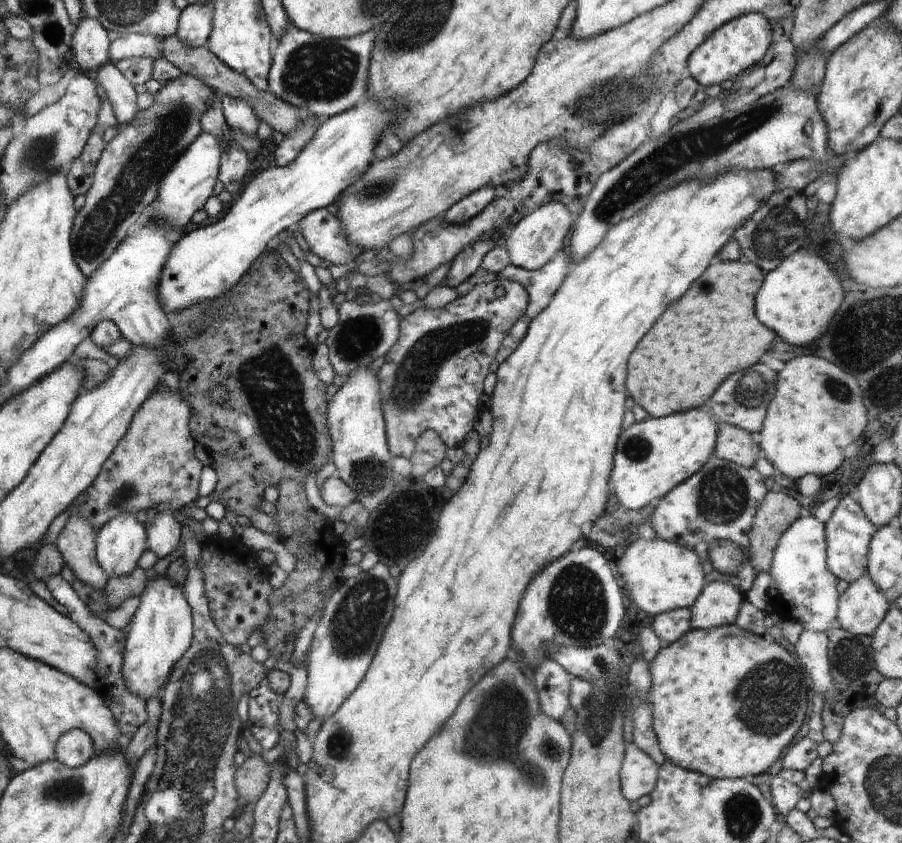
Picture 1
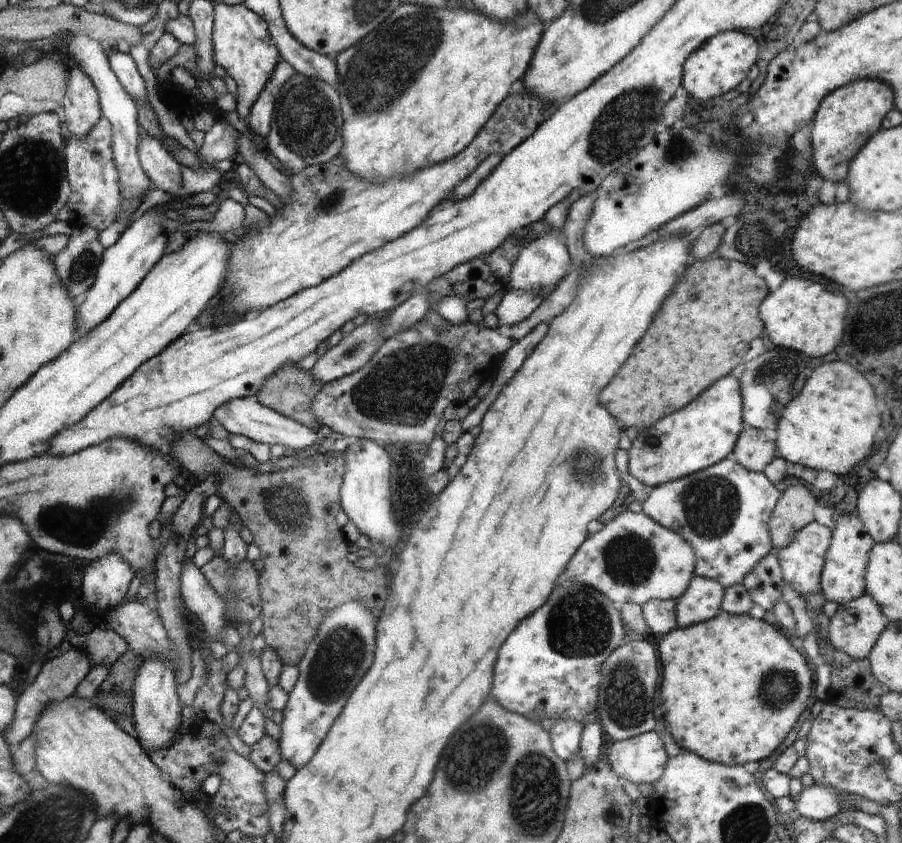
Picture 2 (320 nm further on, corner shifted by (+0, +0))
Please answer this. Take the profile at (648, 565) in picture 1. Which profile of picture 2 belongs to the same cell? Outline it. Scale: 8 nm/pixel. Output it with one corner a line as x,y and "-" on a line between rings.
644,511
619,513
602,530
590,534
566,568
573,581
595,588
616,606
626,601
642,606
649,600
678,600
695,574
695,552
690,543
664,528

